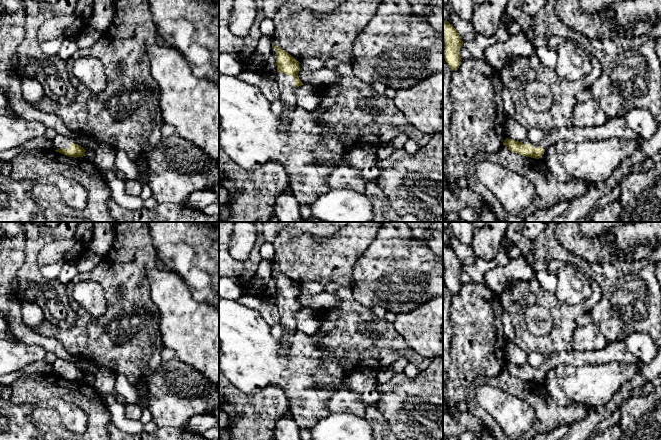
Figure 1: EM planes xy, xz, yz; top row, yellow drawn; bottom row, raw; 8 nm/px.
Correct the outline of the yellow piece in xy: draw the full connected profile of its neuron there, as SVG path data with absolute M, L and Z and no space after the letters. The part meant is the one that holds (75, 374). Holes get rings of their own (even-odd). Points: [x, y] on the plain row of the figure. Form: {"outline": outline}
{"outline": "M57 358L52 366L53 373L56 376L74 382L85 380L86 374L80 369L78 369L71 362L65 361L61 358Z"}

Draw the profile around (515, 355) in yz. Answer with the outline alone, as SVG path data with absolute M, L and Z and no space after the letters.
M506 342L506 362L522 366L527 362L527 353L515 342Z

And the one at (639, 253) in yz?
M639 246L632 249L634 261L640 261L648 257L657 247Z

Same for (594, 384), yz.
M608 362L582 366L557 367L558 385L576 403L602 406L608 403L622 385L642 369L642 363Z

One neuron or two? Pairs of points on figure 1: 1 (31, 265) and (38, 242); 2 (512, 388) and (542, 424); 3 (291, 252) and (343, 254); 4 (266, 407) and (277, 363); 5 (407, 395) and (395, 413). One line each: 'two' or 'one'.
1: one
2: one
3: one
4: two
5: one

